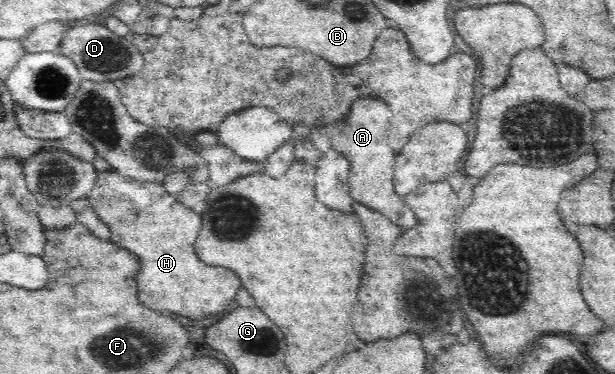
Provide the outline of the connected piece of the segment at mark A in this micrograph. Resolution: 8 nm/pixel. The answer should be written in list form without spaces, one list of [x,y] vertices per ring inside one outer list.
[[[358,97],[352,101],[352,107],[348,115],[345,115],[332,129],[329,134],[332,140],[332,147],[342,151],[350,162],[348,173],[349,192],[353,201],[359,201],[362,205],[368,206],[386,215],[392,223],[405,230],[416,225],[415,213],[409,205],[404,203],[404,198],[394,191],[394,159],[398,152],[390,149],[386,131],[390,127],[392,111],[386,101],[368,97]]]

